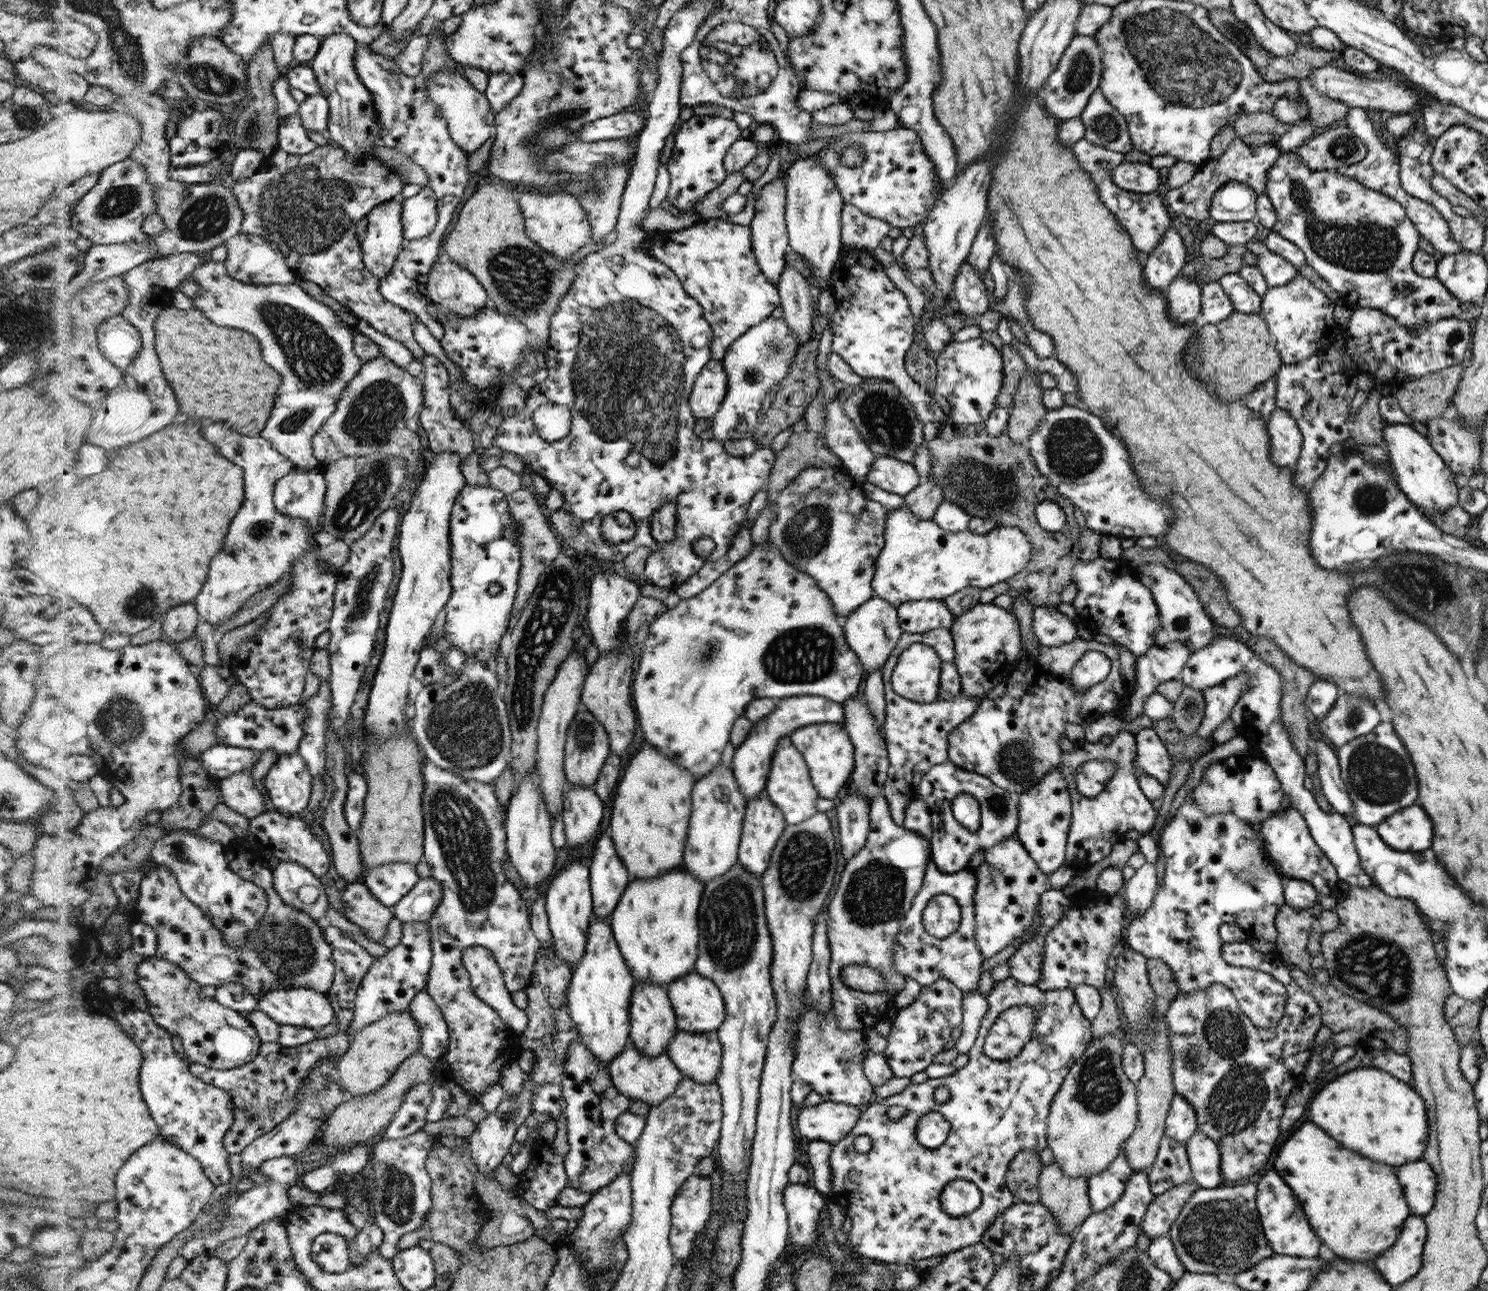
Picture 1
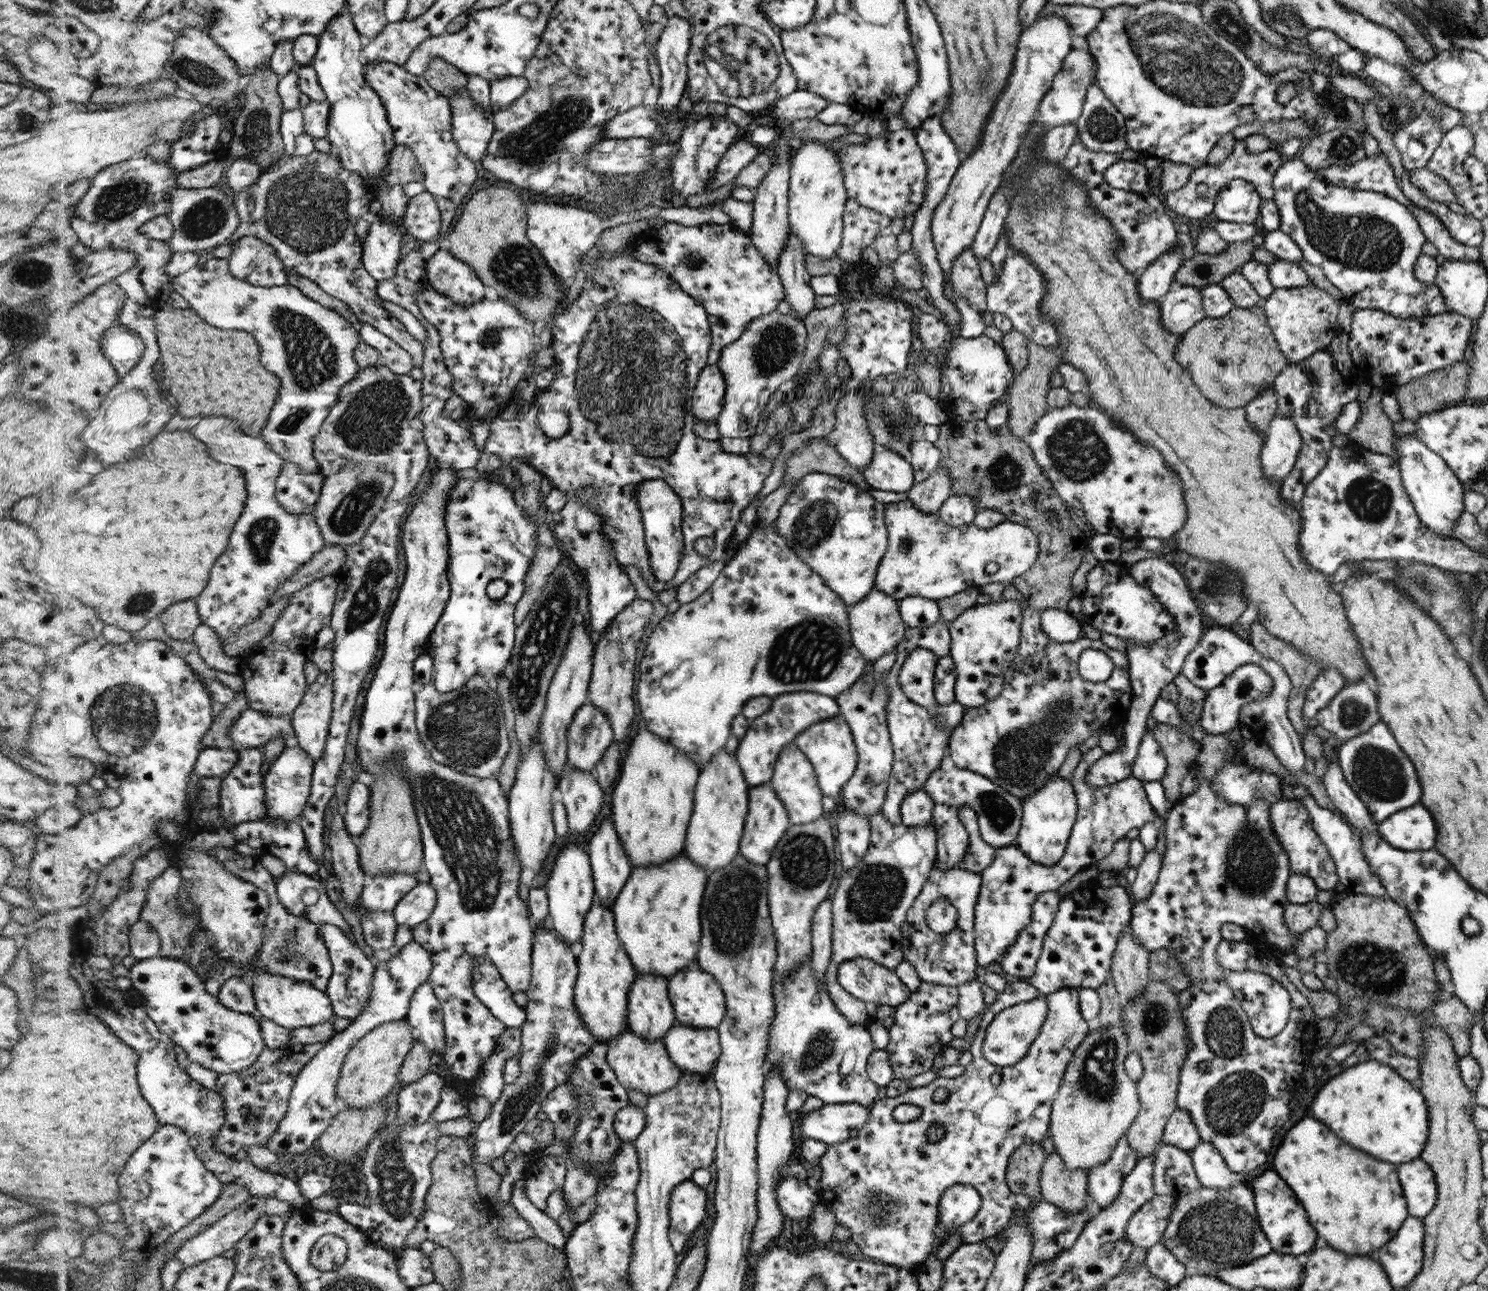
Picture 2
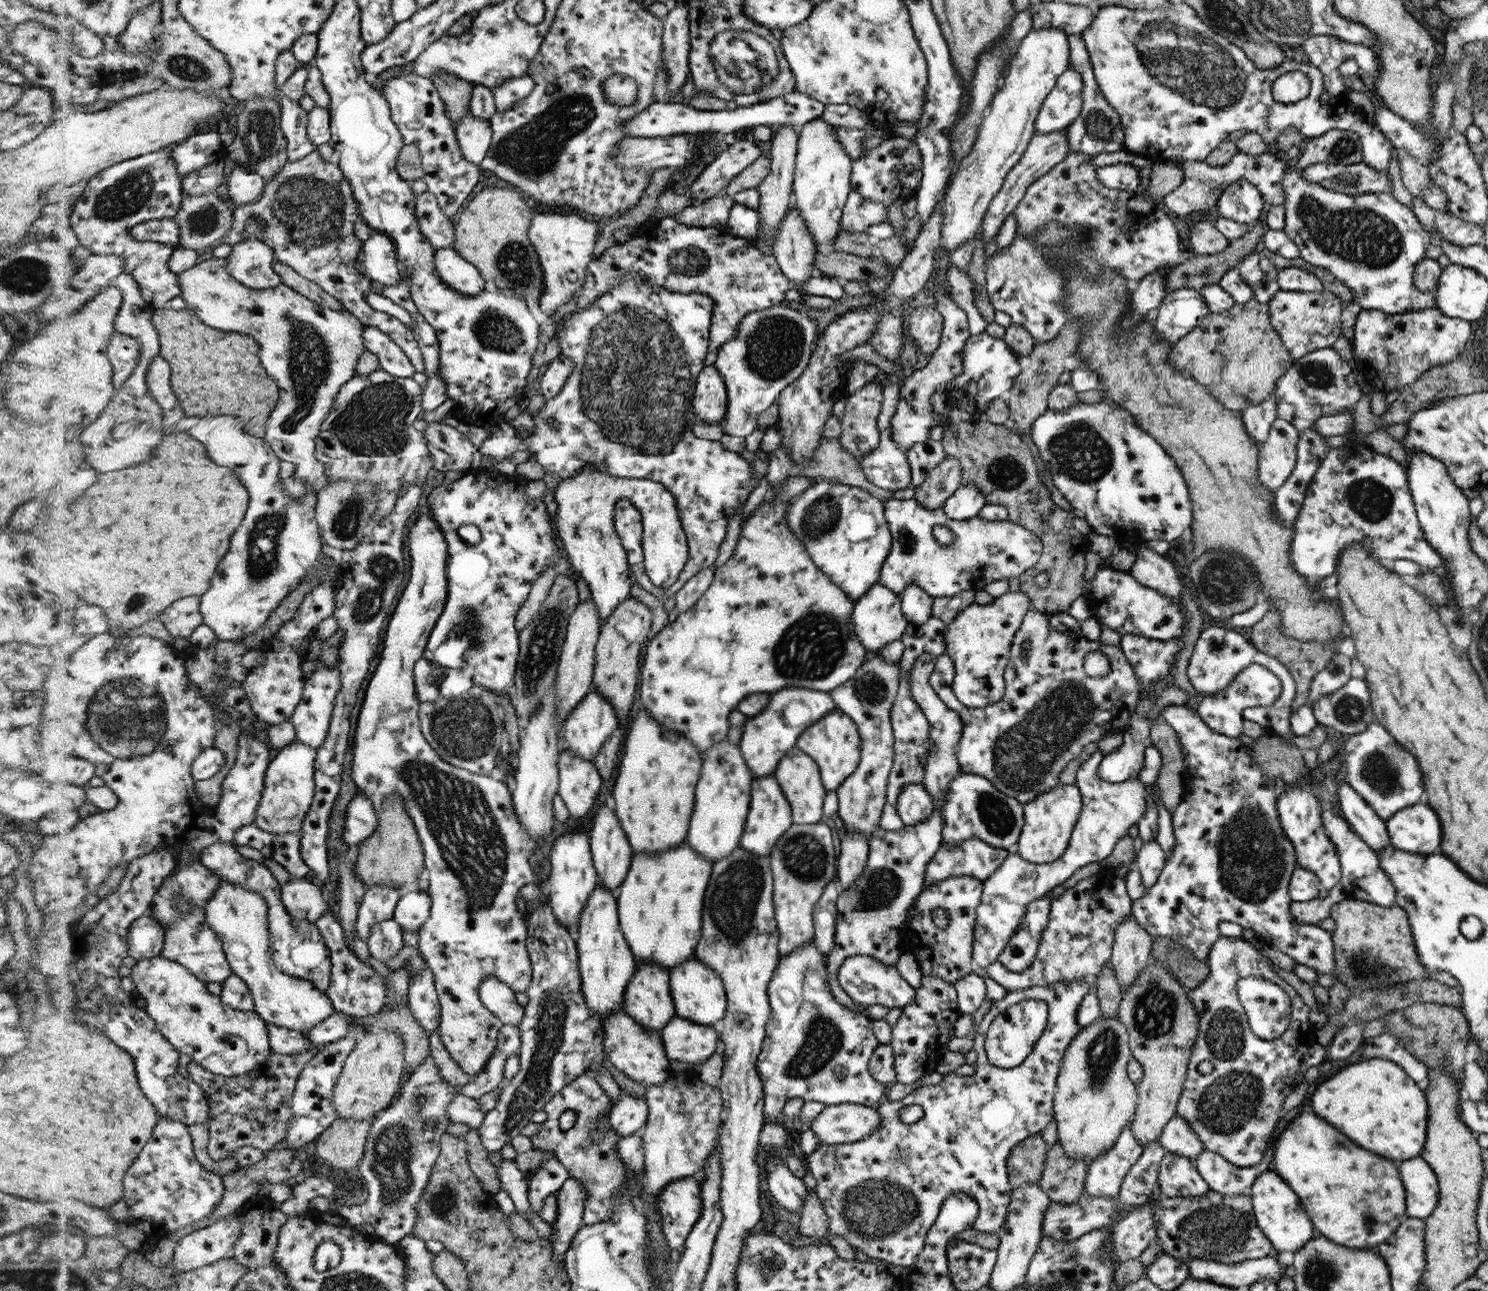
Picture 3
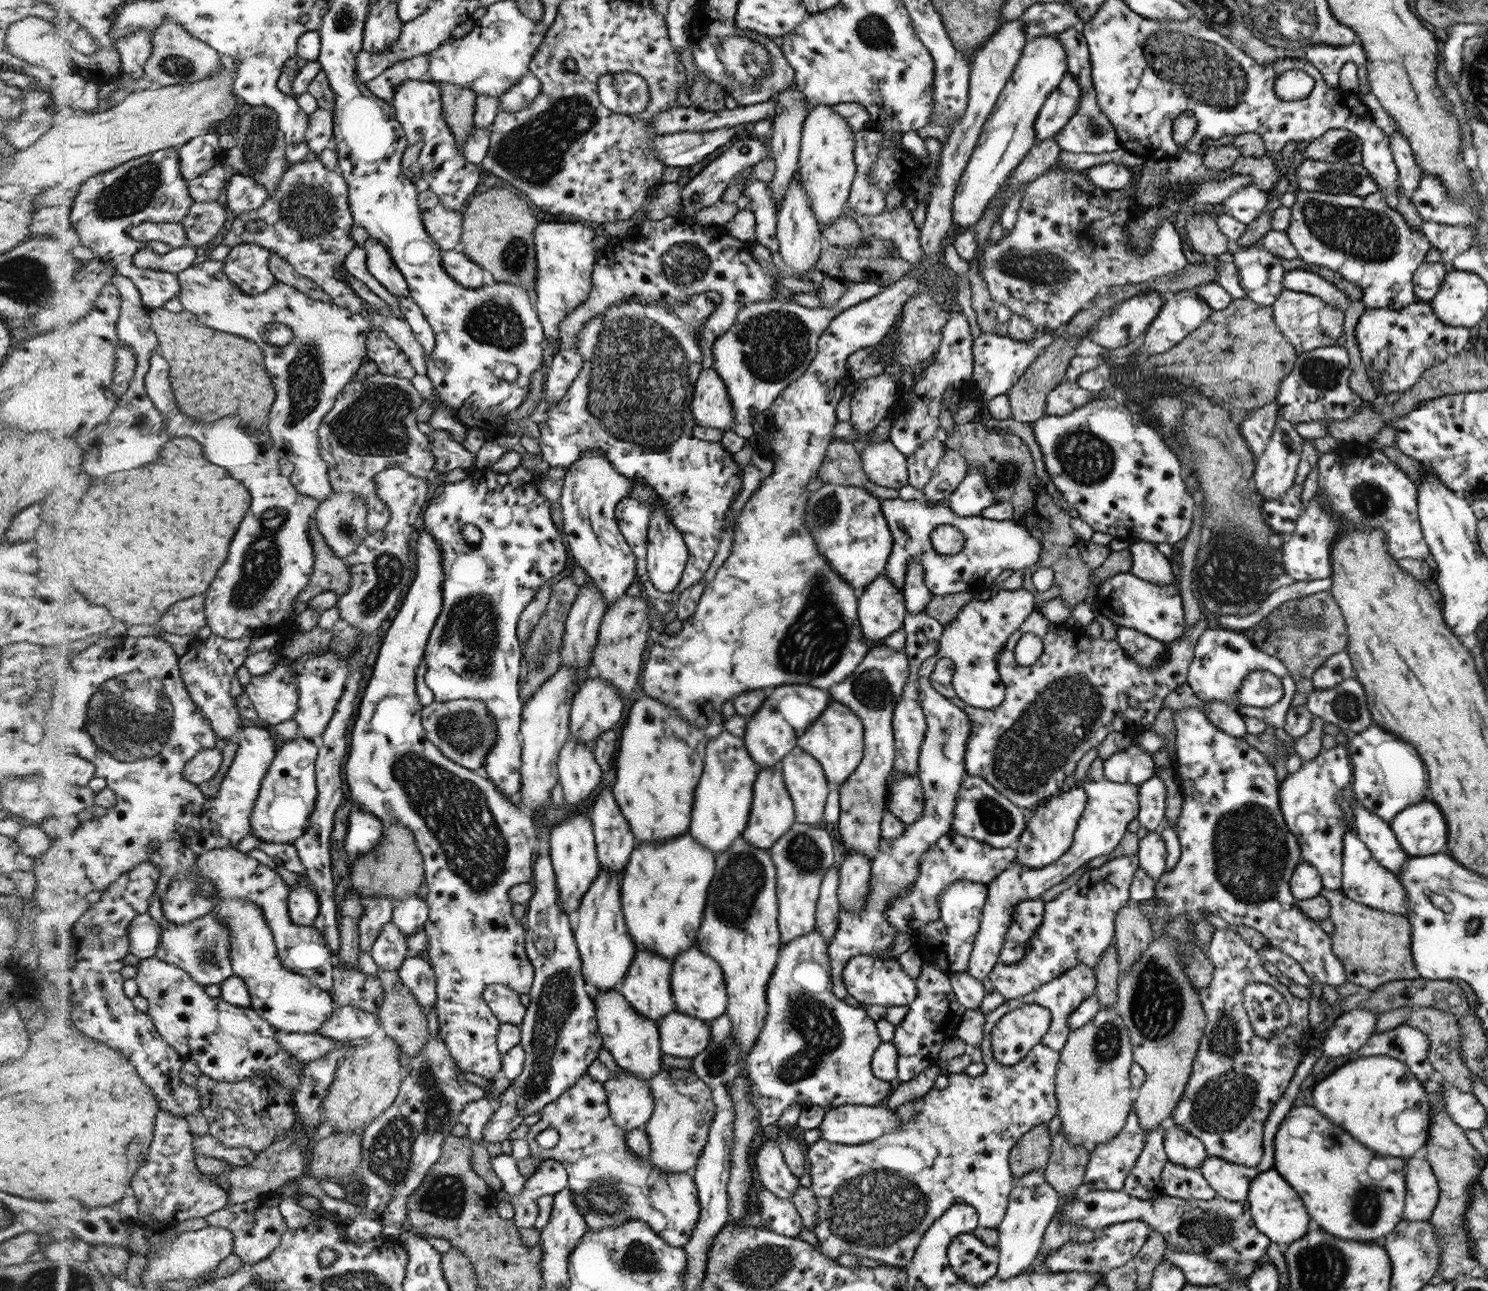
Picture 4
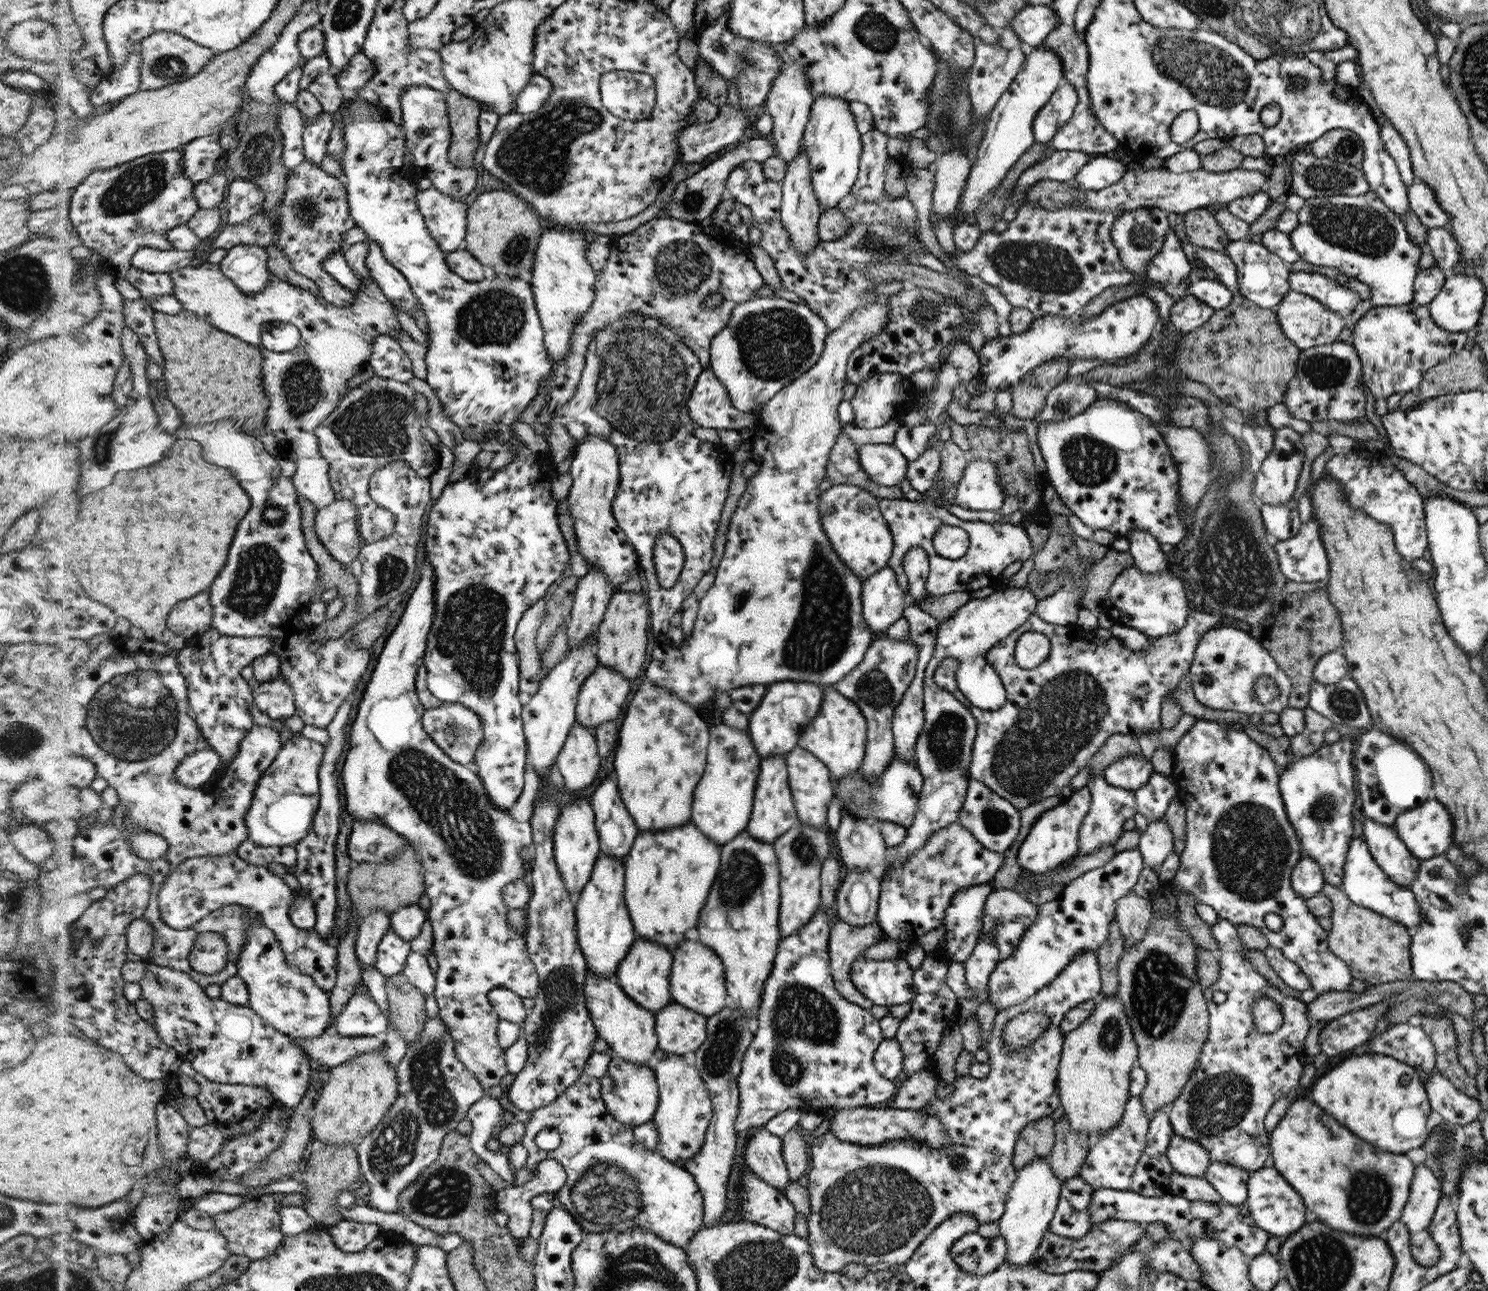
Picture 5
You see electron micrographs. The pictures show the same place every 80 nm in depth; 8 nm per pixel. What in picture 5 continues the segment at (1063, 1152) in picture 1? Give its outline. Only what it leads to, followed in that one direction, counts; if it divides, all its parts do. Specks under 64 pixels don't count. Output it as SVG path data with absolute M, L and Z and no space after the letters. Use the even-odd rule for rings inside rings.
M1104 995L1095 1004L1091 1015L1076 1030L1065 1035L1063 1049L1059 1060L1057 1088L1064 1115L1077 1131L1093 1131L1099 1134L1110 1130L1121 1121L1125 1114L1125 1104L1130 1098L1129 1084L1132 1082L1132 1070L1139 1059L1139 1049L1133 1028L1129 1023L1126 1008L1116 995Z

